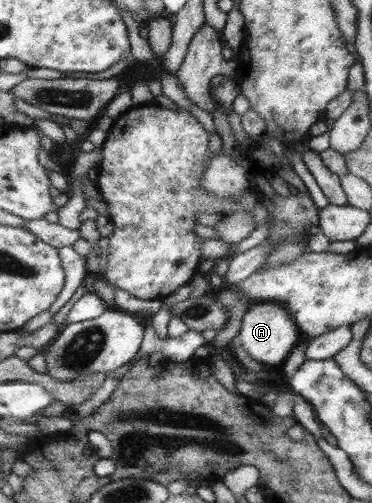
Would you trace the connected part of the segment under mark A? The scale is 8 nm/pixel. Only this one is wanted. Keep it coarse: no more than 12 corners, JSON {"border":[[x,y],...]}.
{"border":[[250,304],[239,346],[255,363],[276,366],[298,342],[278,304]]}

